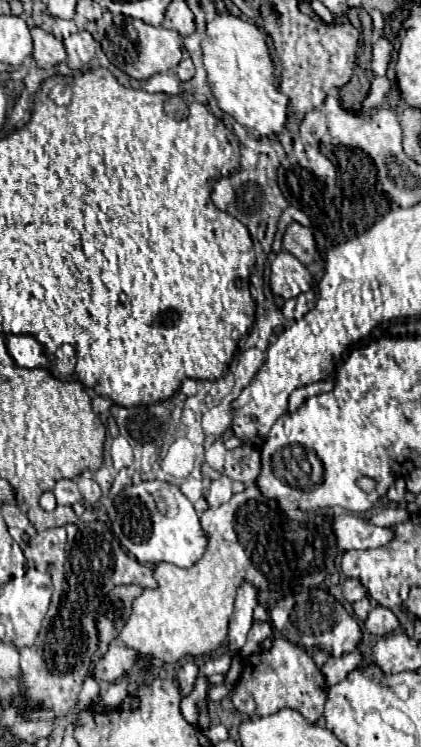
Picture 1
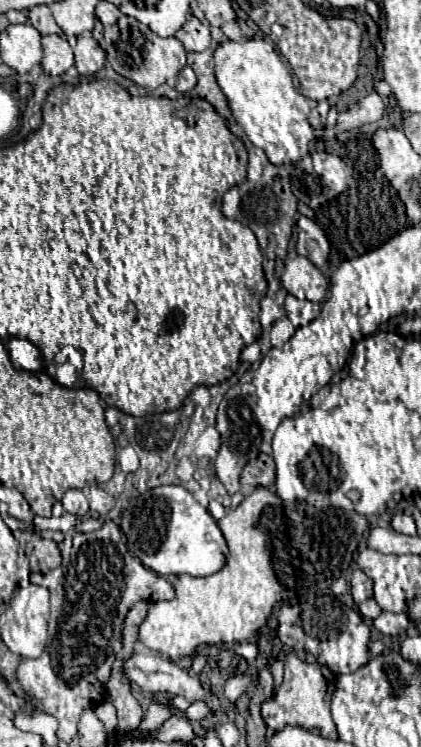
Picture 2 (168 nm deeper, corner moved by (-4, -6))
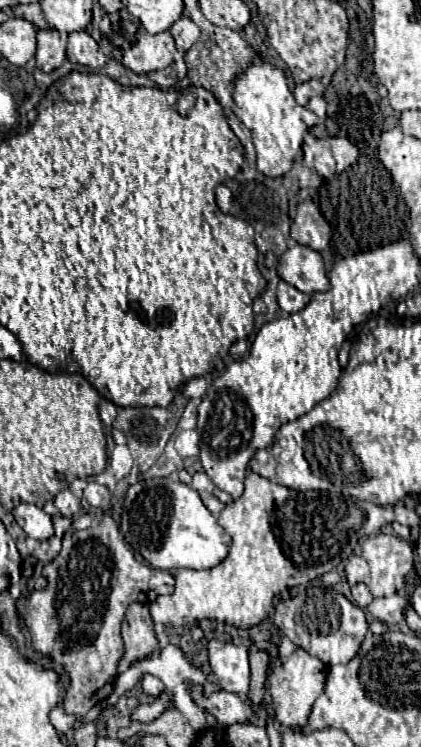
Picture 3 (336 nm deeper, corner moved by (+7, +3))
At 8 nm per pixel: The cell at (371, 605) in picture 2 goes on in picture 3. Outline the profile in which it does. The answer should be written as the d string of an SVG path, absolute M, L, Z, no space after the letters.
M364 583L352 587L352 601L354 601L358 607L362 607L362 609L370 605L370 601L372 601L372 593L368 591L368 587L366 587Z

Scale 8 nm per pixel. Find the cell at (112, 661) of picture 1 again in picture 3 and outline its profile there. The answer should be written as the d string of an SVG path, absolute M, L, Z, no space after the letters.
M188 683L188 687L190 687L190 695L192 695L194 703L224 725L244 723L252 715L252 707L248 703L244 703L236 693L218 689L208 697L200 685Z

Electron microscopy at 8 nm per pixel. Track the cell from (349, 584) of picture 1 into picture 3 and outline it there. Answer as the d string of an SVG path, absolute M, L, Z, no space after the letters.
M352 555L352 557L346 561L346 579L348 579L348 583L350 583L350 585L368 583L368 577L370 577L368 563L366 563L360 555Z

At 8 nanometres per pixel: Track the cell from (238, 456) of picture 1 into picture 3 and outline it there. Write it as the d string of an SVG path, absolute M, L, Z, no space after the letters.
M258 449L254 453L254 457L250 459L248 467L250 467L252 473L258 473L258 475L270 479L270 481L276 477L276 461L270 455L270 451L266 451L266 449Z

